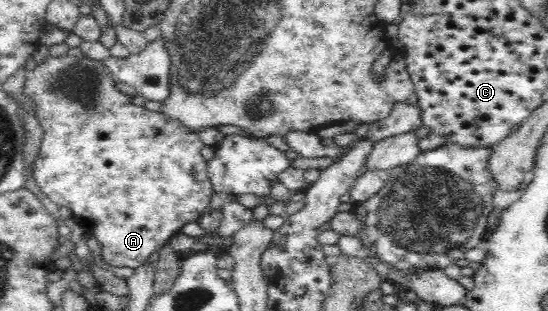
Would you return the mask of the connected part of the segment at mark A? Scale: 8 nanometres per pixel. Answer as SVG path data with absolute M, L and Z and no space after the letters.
M68 54L59 58L49 56L41 65L37 65L35 69L27 71L24 78L23 94L33 100L35 105L34 115L44 130L39 157L37 157L33 167L35 181L41 192L47 195L47 199L51 200L58 207L69 209L75 221L84 228L85 233L99 241L101 259L109 267L136 268L147 260L153 252L159 251L162 245L179 232L182 225L185 225L187 221L199 219L208 212L209 203L212 201L211 198L215 192L212 190L209 178L206 176L206 159L200 153L205 146L204 143L195 134L187 133L187 130L181 128L179 124L167 122L161 116L161 113L135 105L132 101L133 94L111 80L109 74L99 66L96 59L89 57L77 58Z

